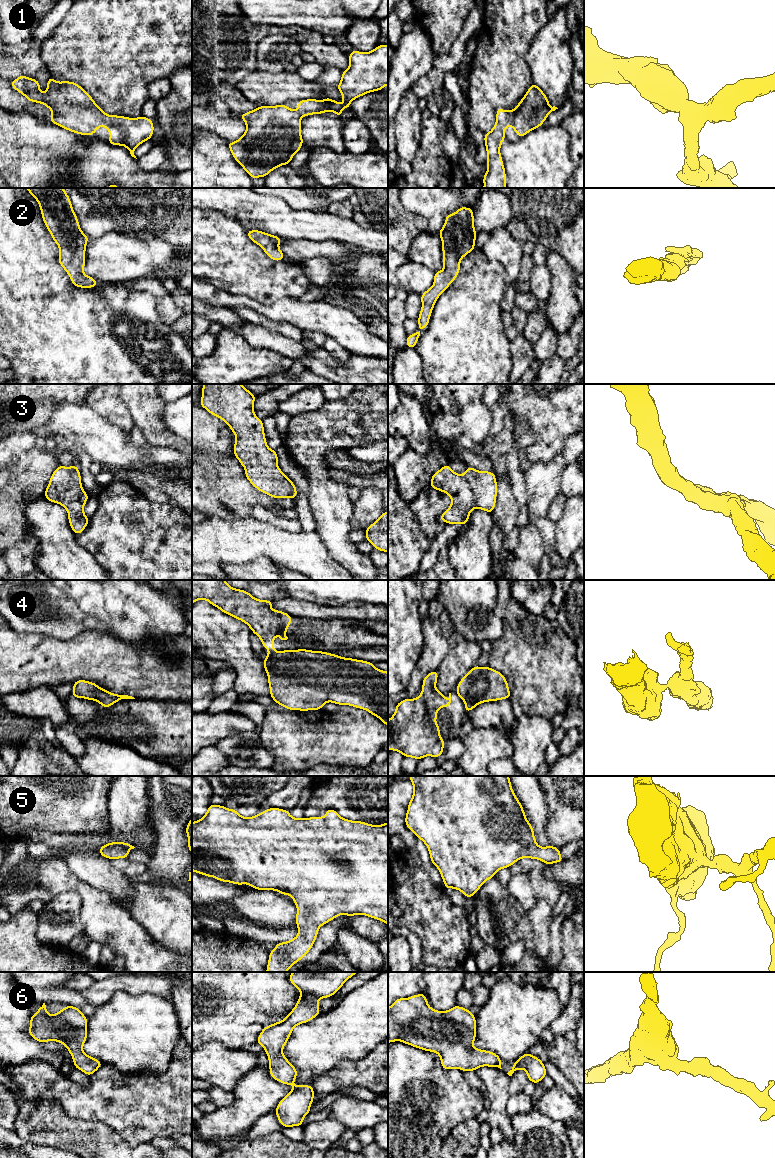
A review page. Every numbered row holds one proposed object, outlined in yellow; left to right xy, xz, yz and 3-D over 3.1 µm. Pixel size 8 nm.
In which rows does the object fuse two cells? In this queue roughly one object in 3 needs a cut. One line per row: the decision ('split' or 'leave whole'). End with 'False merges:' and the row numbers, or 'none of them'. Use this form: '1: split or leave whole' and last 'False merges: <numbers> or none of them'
1: leave whole
2: leave whole
3: leave whole
4: split
5: leave whole
6: leave whole
False merges: 4

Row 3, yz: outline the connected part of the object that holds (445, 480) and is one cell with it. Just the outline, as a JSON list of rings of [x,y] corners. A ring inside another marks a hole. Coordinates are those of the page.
[[[446,464],[433,474],[430,487],[451,498],[450,507],[439,517],[446,524],[468,523],[470,512],[475,508],[488,513],[495,509],[497,480],[493,472],[467,466],[465,473],[461,475]]]

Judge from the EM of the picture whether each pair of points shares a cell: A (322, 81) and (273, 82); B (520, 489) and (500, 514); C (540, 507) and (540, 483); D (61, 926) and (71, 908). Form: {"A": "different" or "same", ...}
{"A": "same", "B": "different", "C": "same", "D": "same"}

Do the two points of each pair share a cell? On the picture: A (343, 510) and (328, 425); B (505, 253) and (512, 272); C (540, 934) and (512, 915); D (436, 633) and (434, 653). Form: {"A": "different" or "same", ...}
{"A": "same", "B": "same", "C": "different", "D": "same"}

